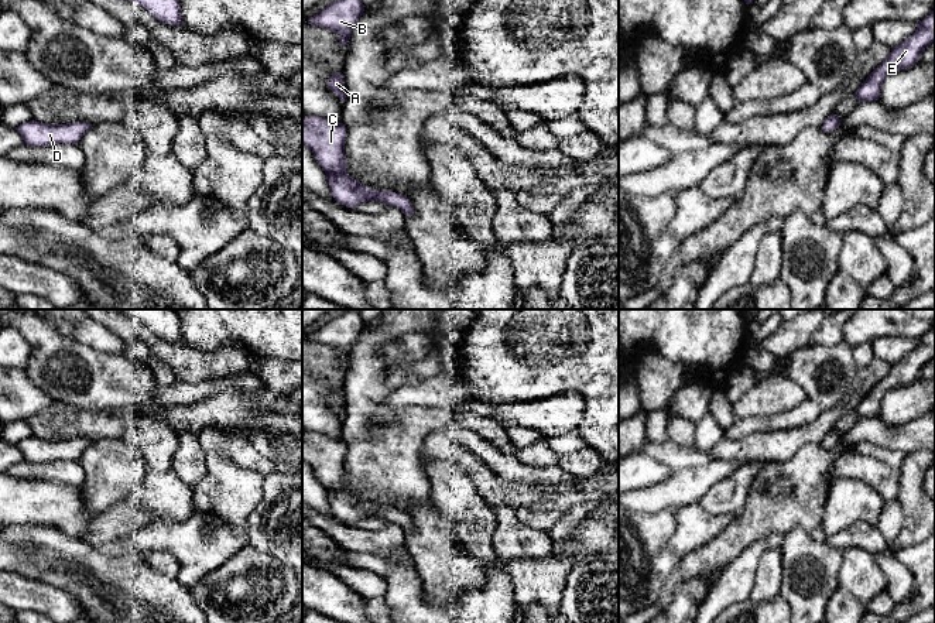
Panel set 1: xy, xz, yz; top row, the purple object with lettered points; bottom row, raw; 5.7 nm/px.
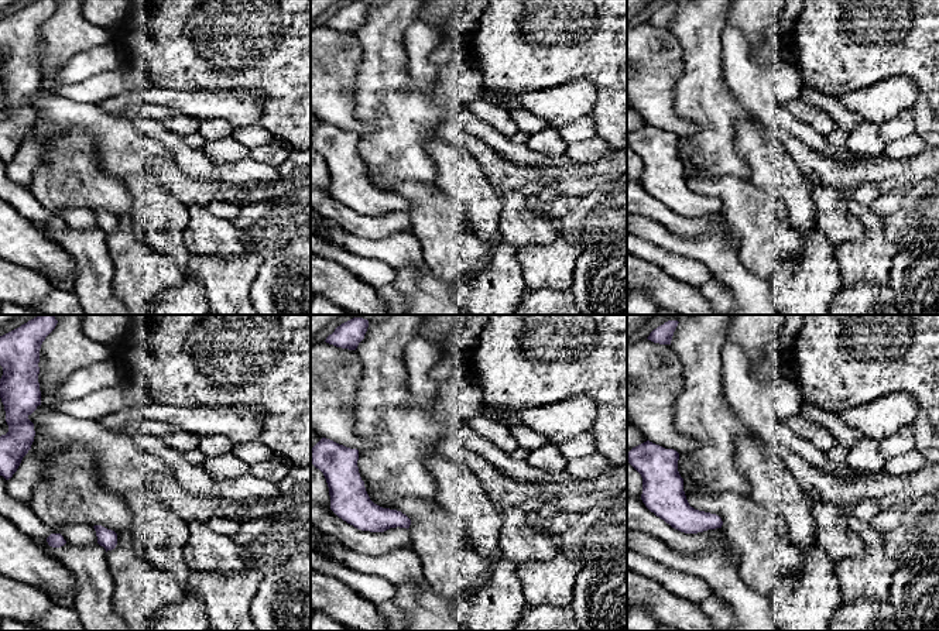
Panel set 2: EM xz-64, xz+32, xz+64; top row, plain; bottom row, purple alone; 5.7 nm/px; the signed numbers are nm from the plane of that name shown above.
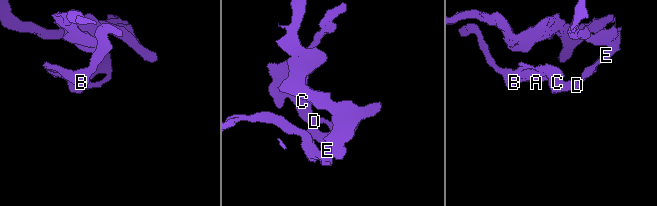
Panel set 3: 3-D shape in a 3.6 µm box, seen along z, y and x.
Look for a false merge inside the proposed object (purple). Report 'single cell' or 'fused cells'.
single cell

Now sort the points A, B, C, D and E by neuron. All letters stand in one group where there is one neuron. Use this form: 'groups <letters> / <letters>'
groups A B C D E

